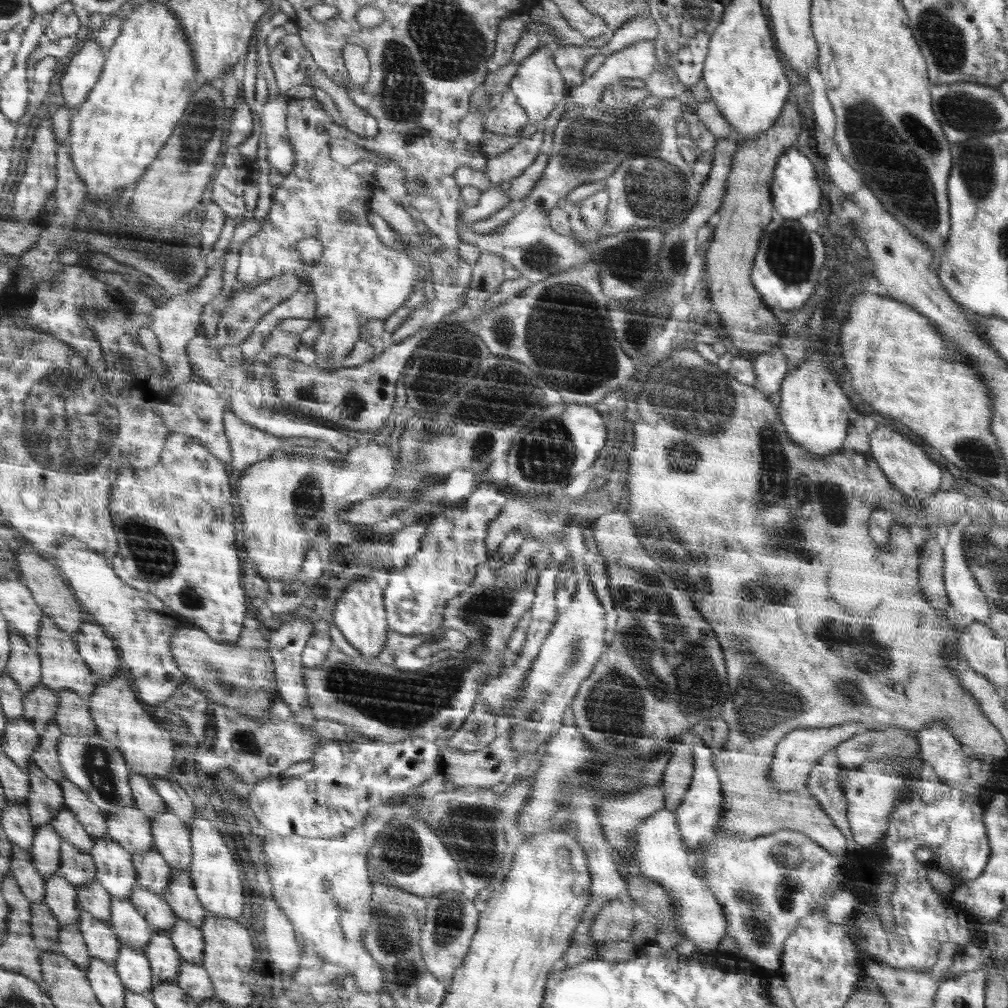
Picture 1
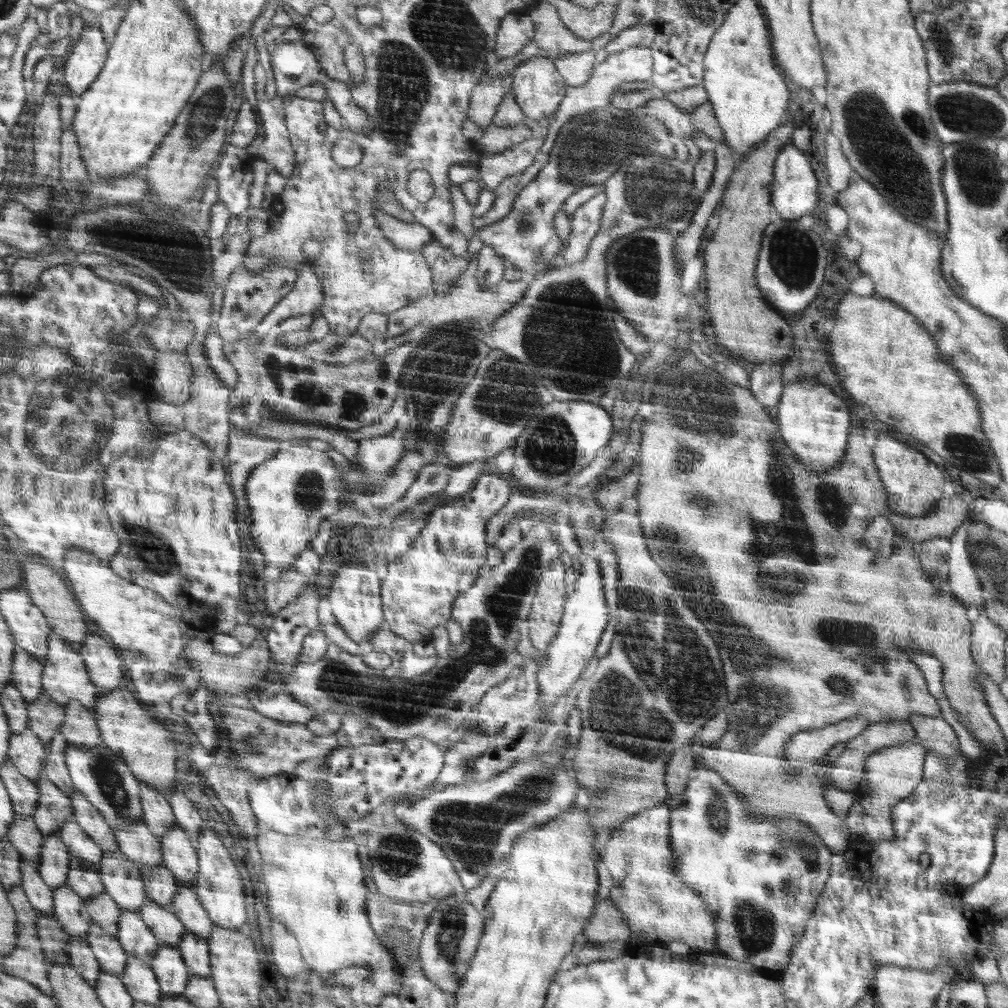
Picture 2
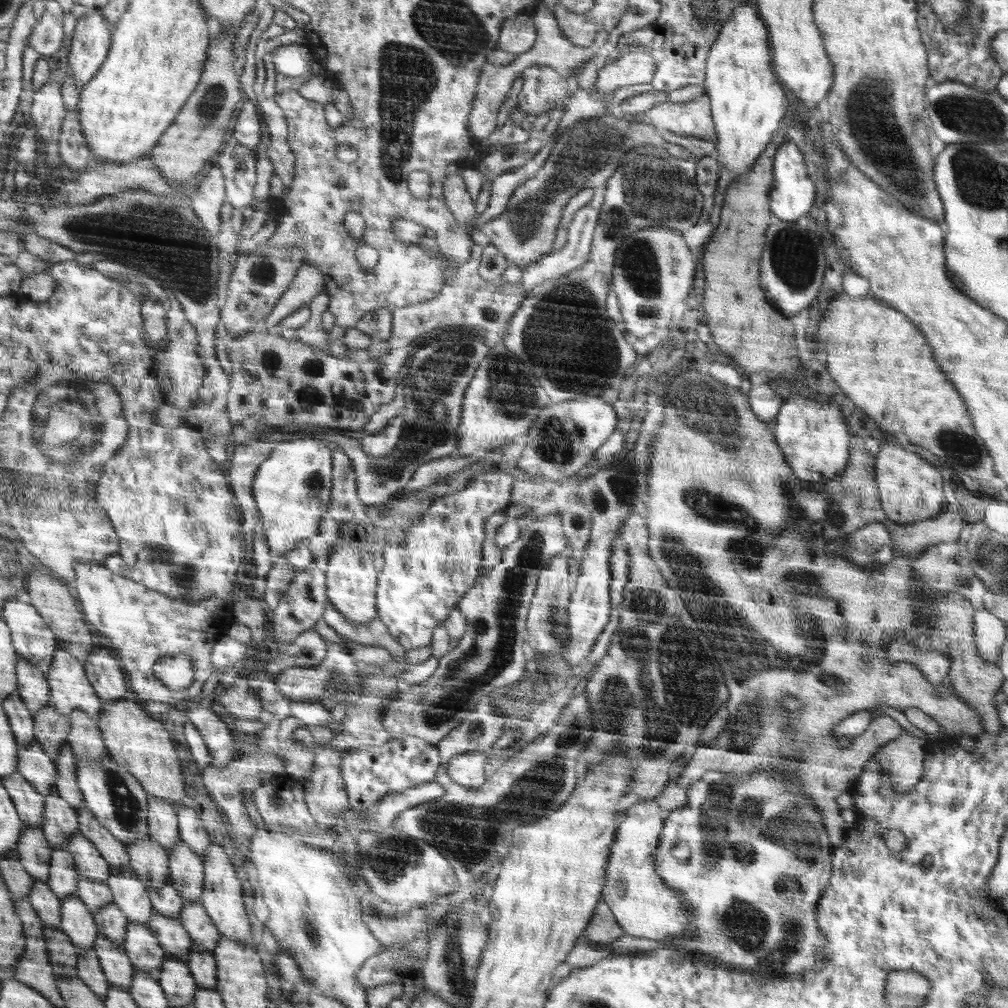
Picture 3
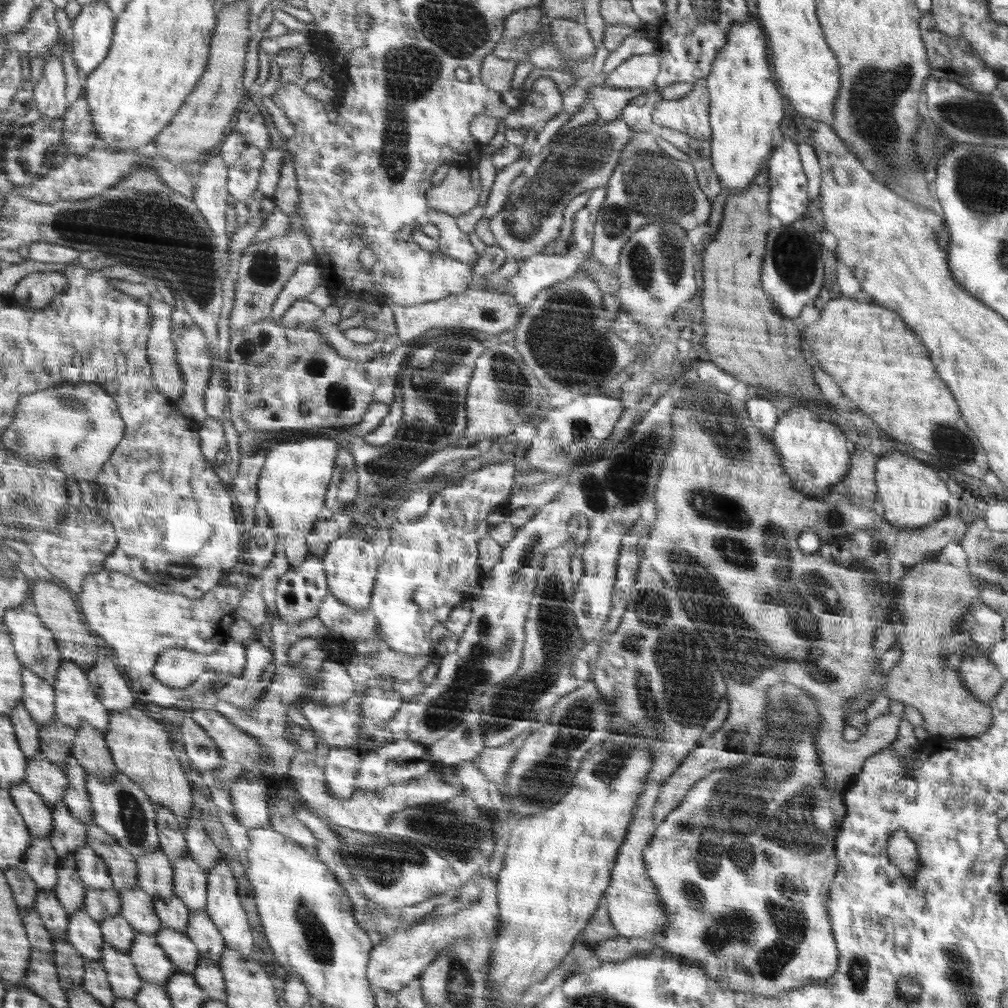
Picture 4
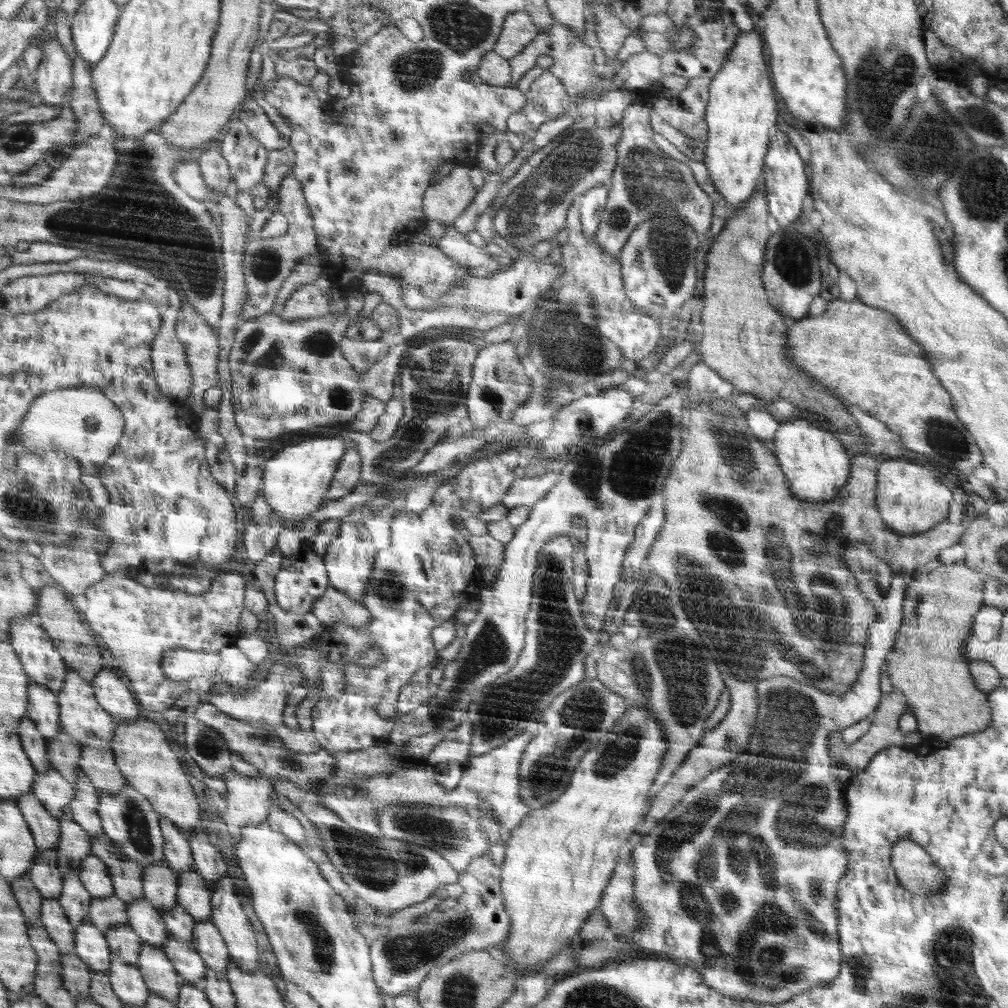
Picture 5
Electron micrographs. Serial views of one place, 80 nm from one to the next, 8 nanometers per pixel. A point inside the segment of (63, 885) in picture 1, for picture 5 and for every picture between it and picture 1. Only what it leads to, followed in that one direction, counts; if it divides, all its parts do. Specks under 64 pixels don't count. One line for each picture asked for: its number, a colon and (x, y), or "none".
2: (70, 911)
3: (77, 922)
4: (84, 934)
5: (90, 944)

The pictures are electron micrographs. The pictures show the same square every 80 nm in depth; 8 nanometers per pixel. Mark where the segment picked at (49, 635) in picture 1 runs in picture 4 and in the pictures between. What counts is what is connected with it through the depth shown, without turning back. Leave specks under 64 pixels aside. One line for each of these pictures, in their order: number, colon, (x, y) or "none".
2: (66, 678)
3: (71, 690)
4: (76, 701)

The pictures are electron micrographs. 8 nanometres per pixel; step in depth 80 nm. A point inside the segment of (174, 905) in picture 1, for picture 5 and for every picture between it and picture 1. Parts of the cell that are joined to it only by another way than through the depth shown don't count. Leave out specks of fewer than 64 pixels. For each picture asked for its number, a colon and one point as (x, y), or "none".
2: (185, 906)
3: (194, 919)
4: (205, 935)
5: (208, 942)

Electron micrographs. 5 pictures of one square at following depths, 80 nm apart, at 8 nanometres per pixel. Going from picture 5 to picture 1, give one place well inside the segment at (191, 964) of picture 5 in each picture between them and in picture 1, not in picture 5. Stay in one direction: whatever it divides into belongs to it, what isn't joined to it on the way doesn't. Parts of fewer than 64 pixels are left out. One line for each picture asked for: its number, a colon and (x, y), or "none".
1: (158, 914)
2: (166, 926)
3: (175, 939)
4: (177, 945)

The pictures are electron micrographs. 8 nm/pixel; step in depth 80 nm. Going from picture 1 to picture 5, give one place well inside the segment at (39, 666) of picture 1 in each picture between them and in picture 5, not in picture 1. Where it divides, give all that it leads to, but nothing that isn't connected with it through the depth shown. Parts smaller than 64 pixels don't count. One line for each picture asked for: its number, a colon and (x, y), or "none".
2: (28, 672)
3: (34, 688)
4: (39, 696)
5: (43, 708)

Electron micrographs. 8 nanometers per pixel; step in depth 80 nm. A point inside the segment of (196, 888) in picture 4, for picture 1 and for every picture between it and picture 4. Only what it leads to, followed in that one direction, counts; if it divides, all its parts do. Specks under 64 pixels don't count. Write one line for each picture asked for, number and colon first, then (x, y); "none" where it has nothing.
1: (171, 837)
2: (179, 855)
3: (186, 870)

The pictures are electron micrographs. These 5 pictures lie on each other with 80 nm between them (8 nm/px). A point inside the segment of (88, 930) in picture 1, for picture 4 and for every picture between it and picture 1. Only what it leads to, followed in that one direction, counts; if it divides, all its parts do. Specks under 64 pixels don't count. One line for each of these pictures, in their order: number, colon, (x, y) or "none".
2: (107, 949)
3: (118, 969)
4: (125, 981)

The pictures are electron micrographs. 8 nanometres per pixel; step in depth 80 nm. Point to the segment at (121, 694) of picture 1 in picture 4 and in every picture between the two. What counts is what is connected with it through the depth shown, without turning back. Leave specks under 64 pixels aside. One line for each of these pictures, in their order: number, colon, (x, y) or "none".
2: (147, 748)
3: (136, 742)
4: (140, 748)

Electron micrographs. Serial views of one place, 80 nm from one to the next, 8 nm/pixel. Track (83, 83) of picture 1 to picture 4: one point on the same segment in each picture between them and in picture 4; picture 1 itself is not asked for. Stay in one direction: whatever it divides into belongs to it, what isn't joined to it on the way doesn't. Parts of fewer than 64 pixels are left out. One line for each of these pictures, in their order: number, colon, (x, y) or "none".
2: (86, 60)
3: (88, 48)
4: (92, 32)

